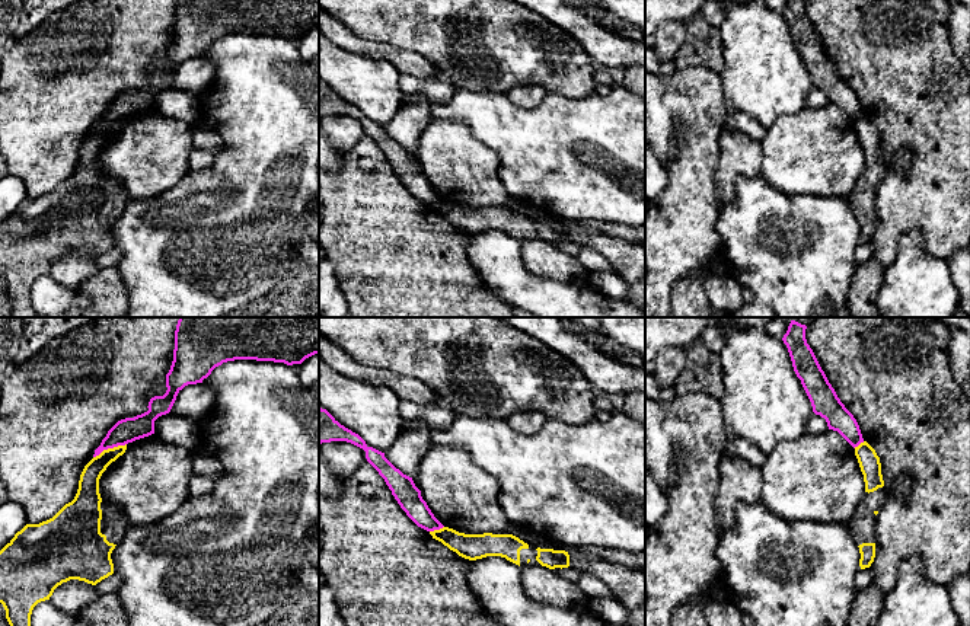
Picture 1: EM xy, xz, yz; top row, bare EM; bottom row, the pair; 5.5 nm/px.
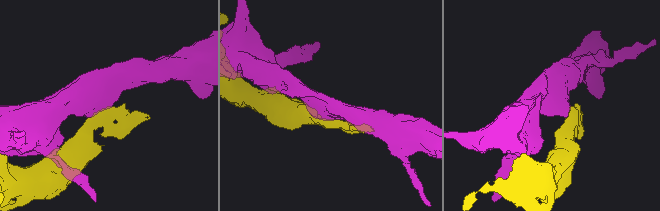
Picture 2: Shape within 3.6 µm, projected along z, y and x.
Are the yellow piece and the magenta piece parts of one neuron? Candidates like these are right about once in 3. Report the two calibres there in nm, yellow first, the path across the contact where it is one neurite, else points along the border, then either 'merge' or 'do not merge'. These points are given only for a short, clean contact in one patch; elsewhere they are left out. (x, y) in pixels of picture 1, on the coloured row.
110/140 nm | do not merge

